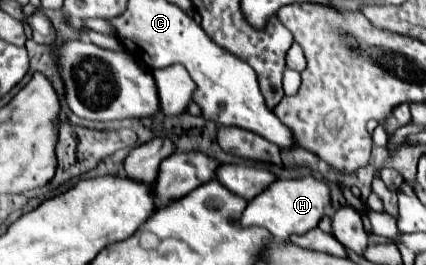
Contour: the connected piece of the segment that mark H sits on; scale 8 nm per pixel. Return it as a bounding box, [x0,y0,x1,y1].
[239,175,329,243]

